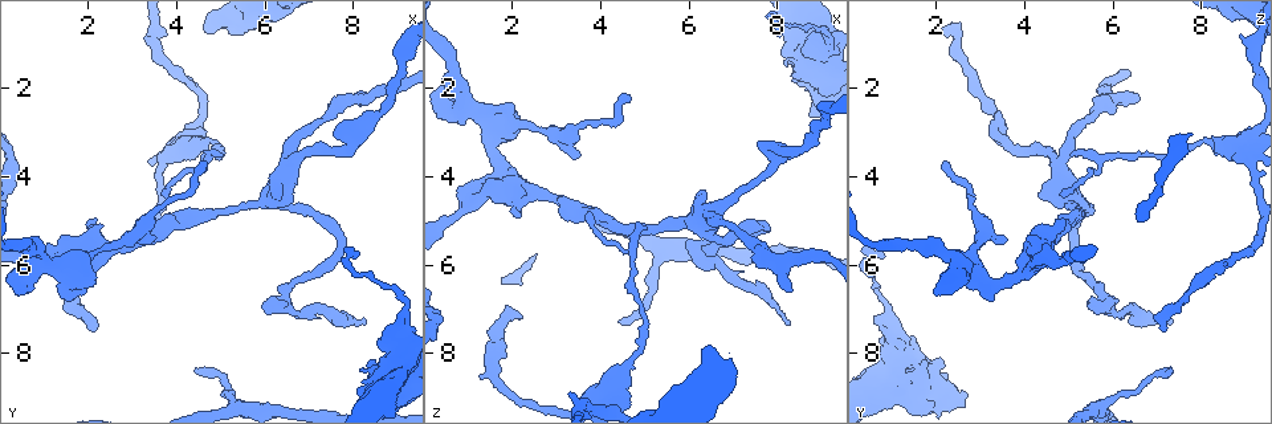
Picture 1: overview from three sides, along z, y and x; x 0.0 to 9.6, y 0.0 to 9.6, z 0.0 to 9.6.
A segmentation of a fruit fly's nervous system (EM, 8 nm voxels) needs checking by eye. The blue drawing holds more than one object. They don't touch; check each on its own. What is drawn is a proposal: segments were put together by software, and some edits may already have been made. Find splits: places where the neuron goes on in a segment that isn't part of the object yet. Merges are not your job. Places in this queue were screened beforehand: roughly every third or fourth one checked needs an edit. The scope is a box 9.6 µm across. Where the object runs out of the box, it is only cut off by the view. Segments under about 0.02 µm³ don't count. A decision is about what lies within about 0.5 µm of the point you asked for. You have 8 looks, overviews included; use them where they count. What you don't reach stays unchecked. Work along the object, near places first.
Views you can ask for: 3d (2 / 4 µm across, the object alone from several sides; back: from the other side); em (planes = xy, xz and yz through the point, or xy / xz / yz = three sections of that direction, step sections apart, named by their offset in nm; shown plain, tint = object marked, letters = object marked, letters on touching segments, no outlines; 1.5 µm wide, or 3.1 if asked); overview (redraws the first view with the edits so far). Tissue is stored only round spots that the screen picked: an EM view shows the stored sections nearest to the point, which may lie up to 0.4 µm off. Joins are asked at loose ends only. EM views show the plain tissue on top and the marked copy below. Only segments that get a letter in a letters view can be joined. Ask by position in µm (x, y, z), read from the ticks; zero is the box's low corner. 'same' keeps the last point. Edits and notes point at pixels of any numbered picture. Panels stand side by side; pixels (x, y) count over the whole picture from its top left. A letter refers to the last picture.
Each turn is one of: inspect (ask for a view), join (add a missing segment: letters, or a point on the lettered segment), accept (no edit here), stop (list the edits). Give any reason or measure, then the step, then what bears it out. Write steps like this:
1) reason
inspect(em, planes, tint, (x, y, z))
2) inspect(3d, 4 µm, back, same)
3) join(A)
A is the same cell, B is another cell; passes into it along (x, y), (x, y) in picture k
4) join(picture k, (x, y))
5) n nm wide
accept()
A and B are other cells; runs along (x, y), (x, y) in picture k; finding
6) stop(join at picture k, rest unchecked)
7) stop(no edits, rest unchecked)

an open end
inspect(em, yz, step 4, letters, (4.70, 3.60, 2.25))

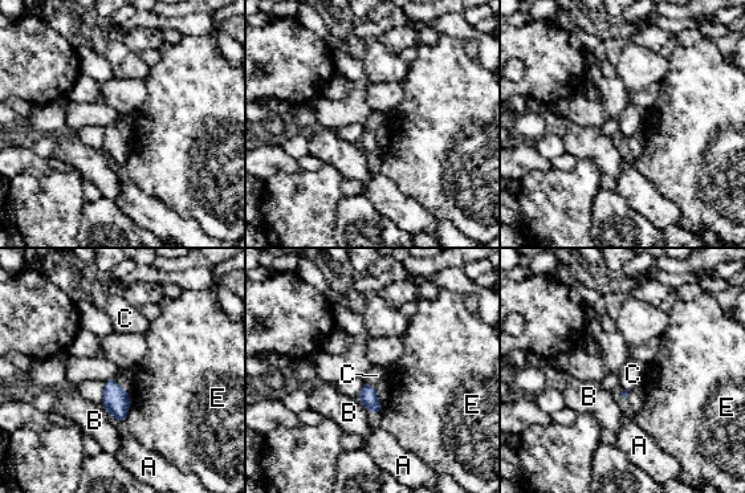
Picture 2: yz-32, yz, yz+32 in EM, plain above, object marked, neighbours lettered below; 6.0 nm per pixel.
accept()
A, B, C and E are other cells; border along (365, 379), (377, 388) in picture 2; none of them fits

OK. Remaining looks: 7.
long arm stops here
inspect(em, planes, letters, (8.05, 5.80, 0.80))

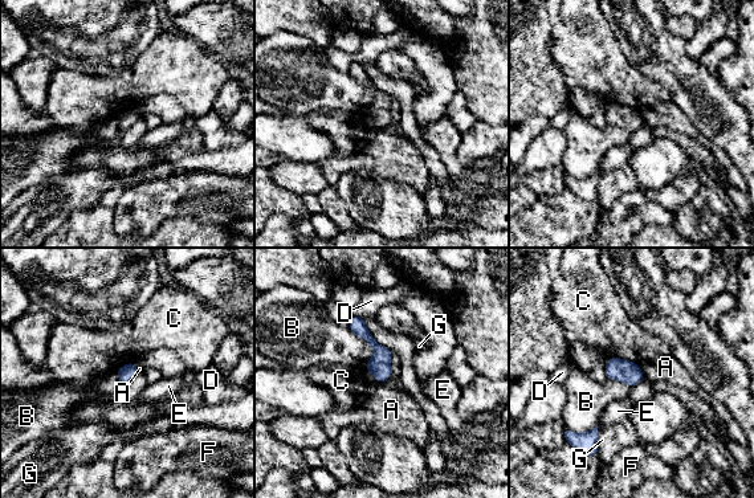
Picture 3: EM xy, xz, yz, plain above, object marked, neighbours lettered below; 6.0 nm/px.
accept()
A, B, C, D, E, F and G are other cells; runs along (355, 319), (380, 352), (380, 379) in picture 3; no lettered segment goes on from it

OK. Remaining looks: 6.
an open end
inspect(3d, 4 µm, (4.40, 8.35, 7.30))

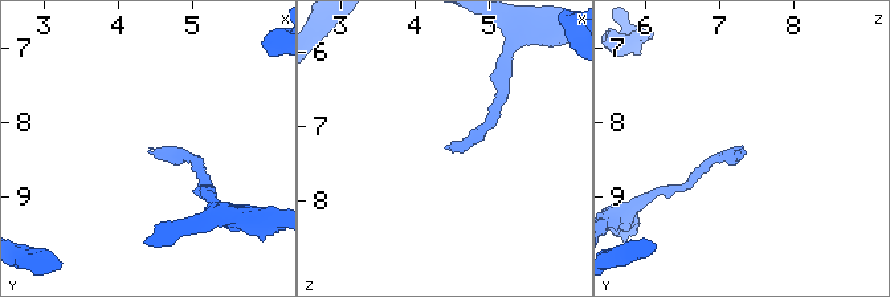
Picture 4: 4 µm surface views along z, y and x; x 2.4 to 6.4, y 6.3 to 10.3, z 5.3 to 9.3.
inspect(em, planes, letters, (4.45, 8.40, 7.30))

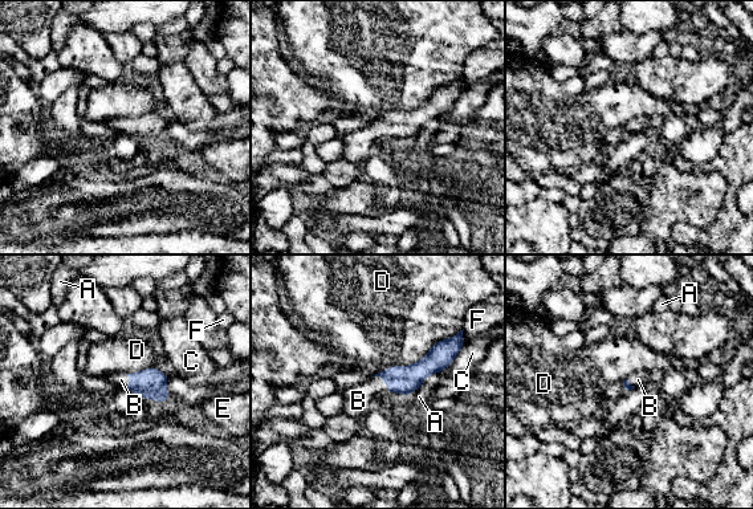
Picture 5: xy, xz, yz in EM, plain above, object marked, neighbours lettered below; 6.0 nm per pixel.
join(B)
B is the same cell, A, C, D, E and F are other cells; passes into it along (405, 379), (385, 382), (358, 400) in picture 5; the neuron continues

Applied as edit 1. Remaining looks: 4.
stop(join at picture 5, rest unchecked)

